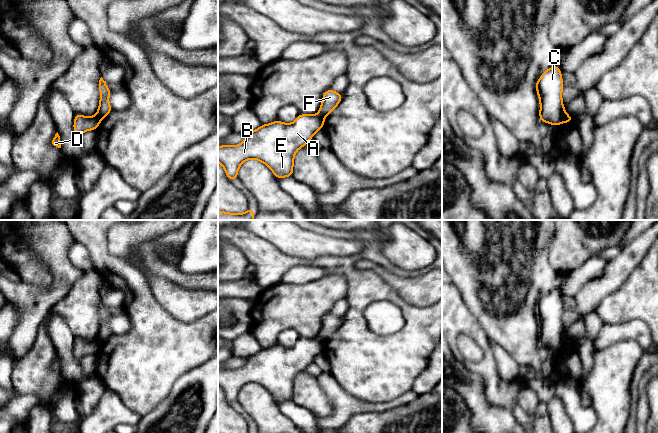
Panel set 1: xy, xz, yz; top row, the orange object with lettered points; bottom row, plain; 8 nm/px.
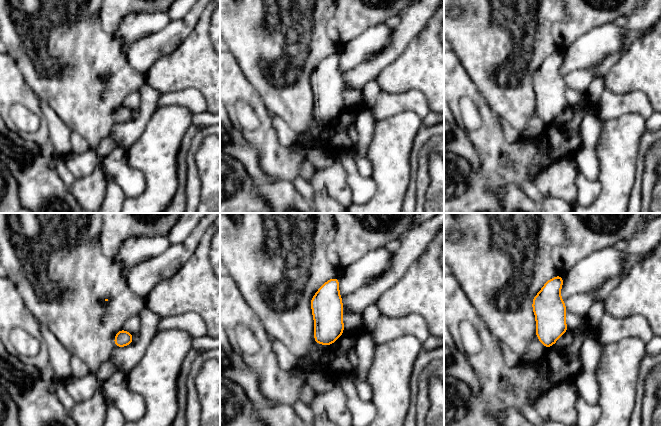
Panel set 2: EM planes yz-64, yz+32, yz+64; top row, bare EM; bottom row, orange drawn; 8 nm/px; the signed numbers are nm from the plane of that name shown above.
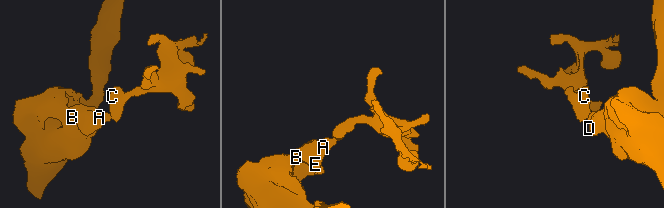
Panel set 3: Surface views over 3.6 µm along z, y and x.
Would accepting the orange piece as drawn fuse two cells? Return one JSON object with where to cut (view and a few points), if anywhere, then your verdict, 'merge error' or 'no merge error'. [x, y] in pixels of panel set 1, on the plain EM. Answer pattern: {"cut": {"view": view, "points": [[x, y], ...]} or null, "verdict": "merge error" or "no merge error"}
{"cut": {"view": "yz", "points": [[566, 338], [561, 345]]}, "verdict": "merge error"}

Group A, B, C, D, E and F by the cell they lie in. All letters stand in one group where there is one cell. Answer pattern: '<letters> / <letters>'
A B D E / C F

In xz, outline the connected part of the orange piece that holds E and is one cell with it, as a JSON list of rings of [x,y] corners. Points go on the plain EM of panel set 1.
[[[300,337],[291,348],[285,348],[279,344],[261,349],[256,354],[248,357],[244,366],[236,370],[218,370],[218,386],[220,386],[229,404],[238,403],[238,393],[248,383],[256,383],[267,389],[279,404],[283,401],[293,400],[294,379],[296,375],[313,362],[314,358],[324,352],[324,340],[306,339]]]

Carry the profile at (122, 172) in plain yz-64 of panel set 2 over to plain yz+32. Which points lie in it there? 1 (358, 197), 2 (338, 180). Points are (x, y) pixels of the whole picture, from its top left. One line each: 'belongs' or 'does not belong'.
1: belongs
2: does not belong

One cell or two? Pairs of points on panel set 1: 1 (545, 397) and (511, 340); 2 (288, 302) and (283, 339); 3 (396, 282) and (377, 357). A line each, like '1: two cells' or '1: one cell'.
1: two cells
2: two cells
3: two cells

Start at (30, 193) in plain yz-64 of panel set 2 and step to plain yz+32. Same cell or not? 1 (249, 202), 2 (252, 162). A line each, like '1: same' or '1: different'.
1: different
2: same

